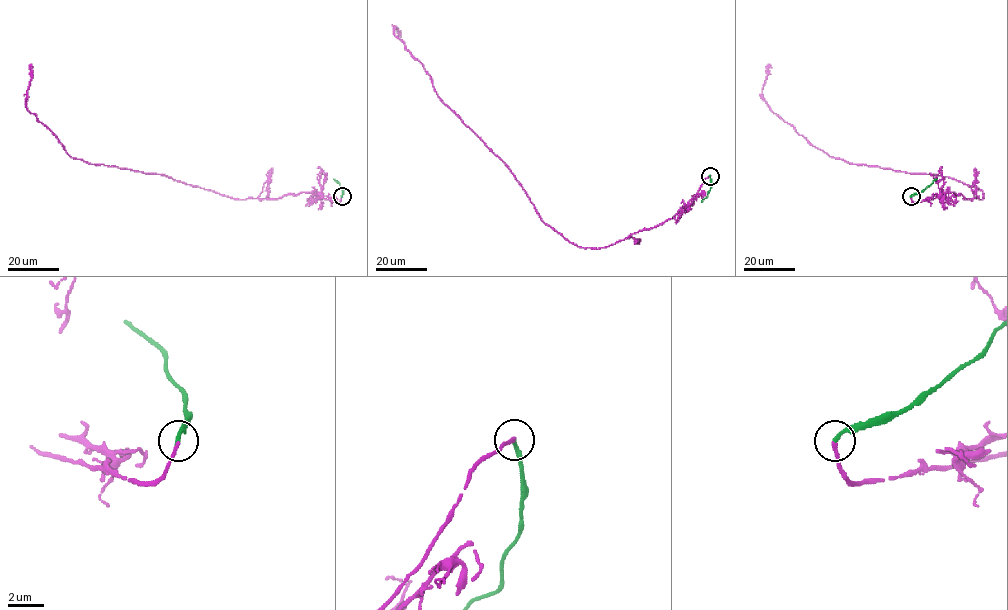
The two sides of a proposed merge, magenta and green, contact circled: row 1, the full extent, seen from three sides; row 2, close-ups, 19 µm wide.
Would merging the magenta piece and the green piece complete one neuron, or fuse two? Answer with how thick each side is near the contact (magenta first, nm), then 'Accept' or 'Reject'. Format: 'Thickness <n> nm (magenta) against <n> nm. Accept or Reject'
Thickness 200 nm (magenta) against 240 nm. Accept

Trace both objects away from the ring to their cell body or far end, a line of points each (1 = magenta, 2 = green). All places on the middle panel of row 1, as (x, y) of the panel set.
1: (710, 175), (654, 227), (597, 248), (570, 243), (439, 97), (398, 34)
2: (710, 175), (710, 189), (702, 202)

